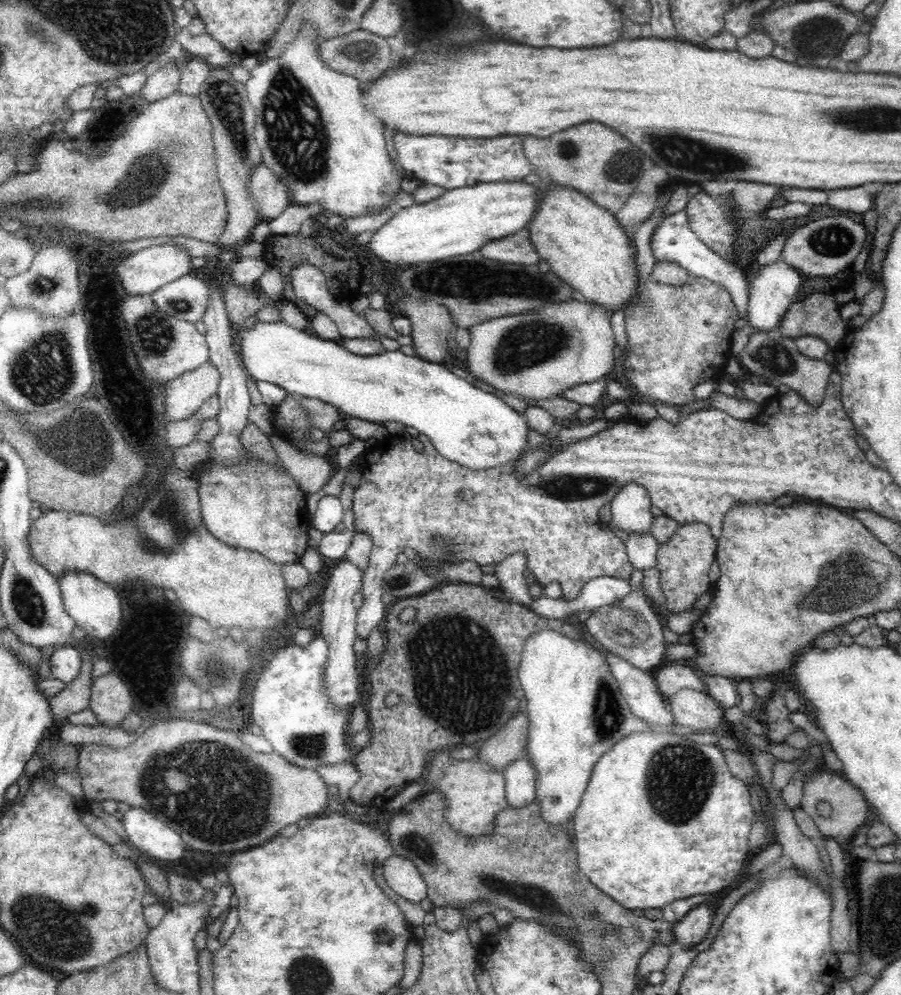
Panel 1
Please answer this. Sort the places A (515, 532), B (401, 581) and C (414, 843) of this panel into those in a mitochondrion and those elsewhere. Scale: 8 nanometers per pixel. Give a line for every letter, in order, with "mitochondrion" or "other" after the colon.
A: other
B: mitochondrion
C: mitochondrion

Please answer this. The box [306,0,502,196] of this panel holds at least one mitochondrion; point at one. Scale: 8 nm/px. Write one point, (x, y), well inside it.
(362, 50)

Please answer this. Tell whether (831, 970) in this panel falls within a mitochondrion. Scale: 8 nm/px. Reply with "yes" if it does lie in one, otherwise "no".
no

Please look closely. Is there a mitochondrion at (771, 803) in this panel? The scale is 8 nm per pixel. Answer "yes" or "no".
no

